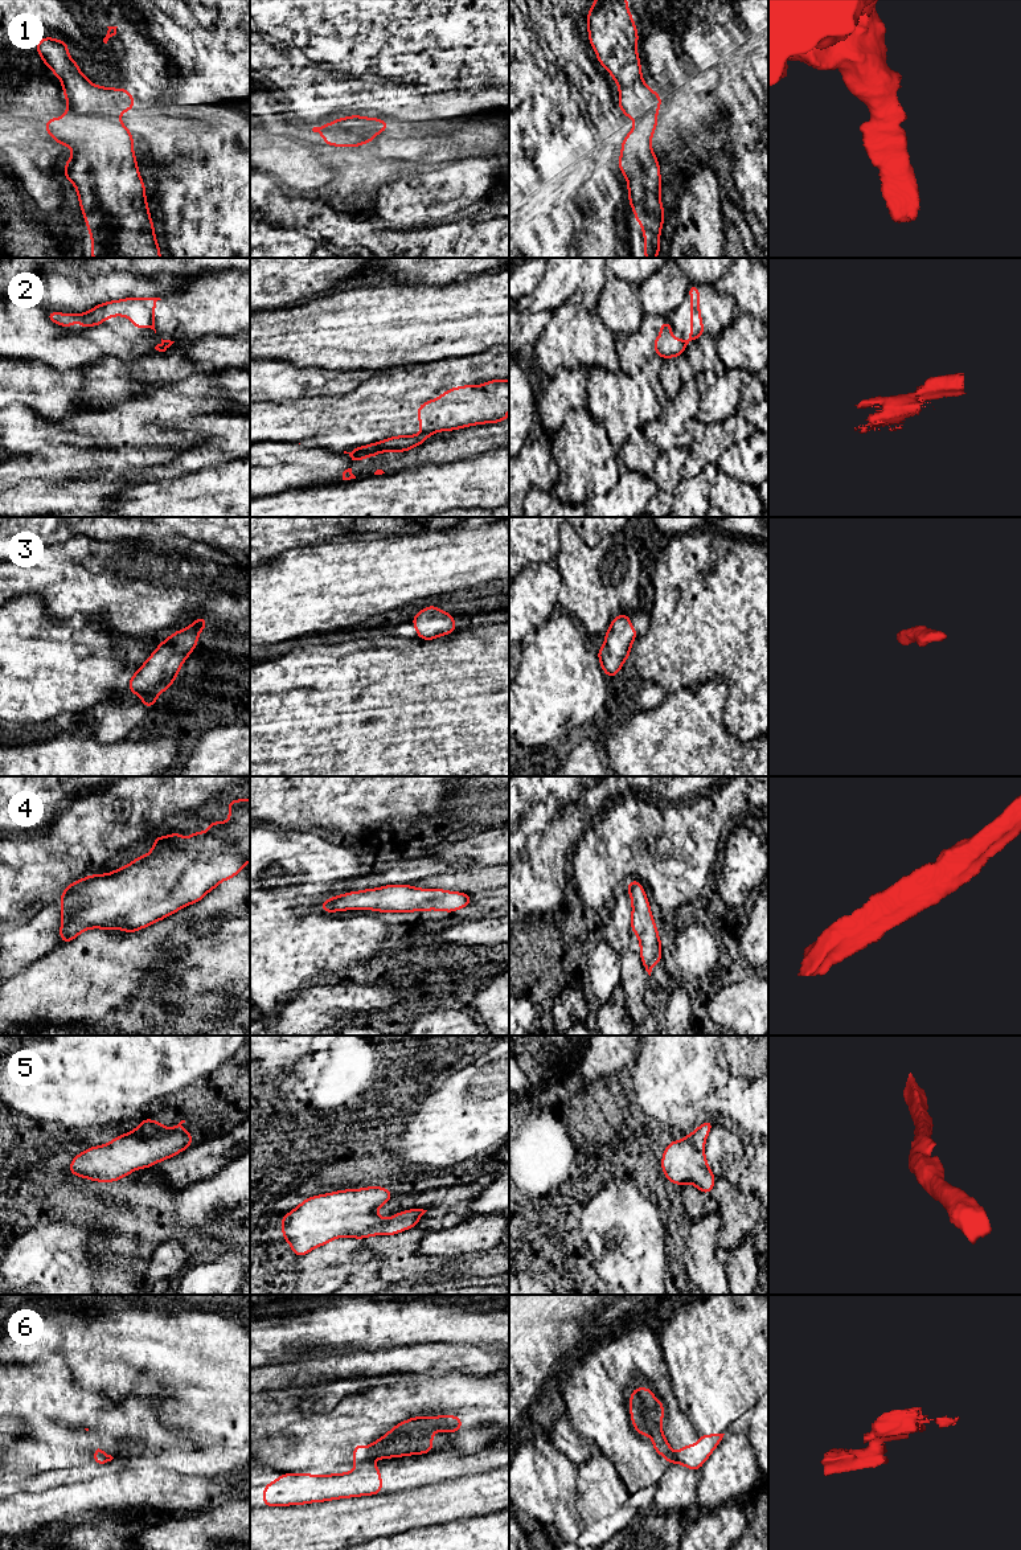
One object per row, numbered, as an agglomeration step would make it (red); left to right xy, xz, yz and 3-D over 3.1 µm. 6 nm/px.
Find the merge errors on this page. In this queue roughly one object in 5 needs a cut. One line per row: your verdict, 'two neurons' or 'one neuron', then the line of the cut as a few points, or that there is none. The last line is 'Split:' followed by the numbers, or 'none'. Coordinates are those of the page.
1: two neurons; cut in xy along (68, 109), (81, 114), (95, 114), (117, 119)
2: two neurons; cut in xz along (422, 431), (430, 434)
3: one neuron; no cut
4: one neuron; no cut
5: one neuron; no cut
6: two neurons; cut in xz along (369, 1460), (364, 1463)
Split: 1, 2, 6

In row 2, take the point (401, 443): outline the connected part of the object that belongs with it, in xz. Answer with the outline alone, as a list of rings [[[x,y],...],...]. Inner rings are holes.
[[[421,432],[418,435],[399,435],[399,436],[391,436],[389,439],[380,440],[377,443],[372,443],[362,447],[353,447],[350,452],[344,451],[344,454],[348,454],[350,456],[350,464],[370,458],[374,455],[378,455],[381,452],[386,451],[397,451],[397,452],[405,452],[410,448],[414,448],[422,443],[430,436],[431,434]]]

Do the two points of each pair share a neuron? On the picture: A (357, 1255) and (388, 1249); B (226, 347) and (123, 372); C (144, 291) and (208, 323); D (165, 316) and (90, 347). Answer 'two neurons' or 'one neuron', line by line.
A: two neurons
B: one neuron
C: two neurons
D: two neurons

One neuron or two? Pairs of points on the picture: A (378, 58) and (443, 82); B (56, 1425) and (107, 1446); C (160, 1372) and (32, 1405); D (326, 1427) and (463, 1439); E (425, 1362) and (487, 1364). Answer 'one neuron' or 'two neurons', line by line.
A: one neuron
B: two neurons
C: two neurons
D: one neuron
E: one neuron

